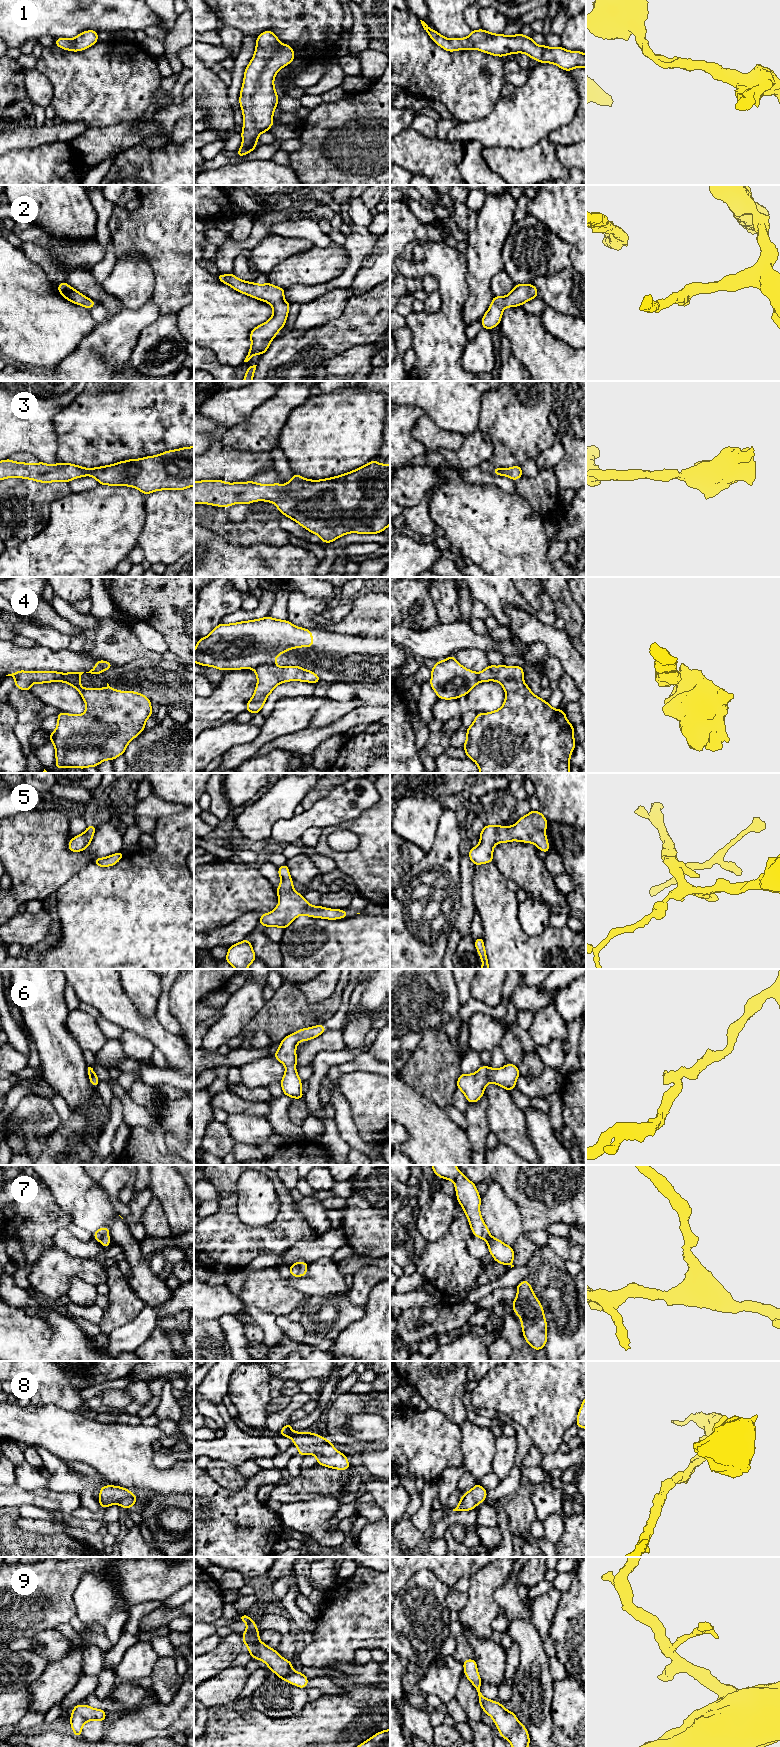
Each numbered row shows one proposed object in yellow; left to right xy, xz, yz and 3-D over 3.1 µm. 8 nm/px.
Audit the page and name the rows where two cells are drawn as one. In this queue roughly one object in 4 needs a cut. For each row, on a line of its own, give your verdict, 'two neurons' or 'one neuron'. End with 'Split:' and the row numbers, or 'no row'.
1: one neuron
2: one neuron
3: one neuron
4: two neurons
5: one neuron
6: one neuron
7: one neuron
8: one neuron
9: one neuron
Split: 4

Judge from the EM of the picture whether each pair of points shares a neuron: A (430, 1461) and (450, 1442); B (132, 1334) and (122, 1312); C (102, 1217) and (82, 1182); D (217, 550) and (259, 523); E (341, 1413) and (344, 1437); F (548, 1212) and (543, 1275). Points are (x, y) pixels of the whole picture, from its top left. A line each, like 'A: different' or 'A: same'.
A: same
B: different
C: same
D: different
E: same
F: different

